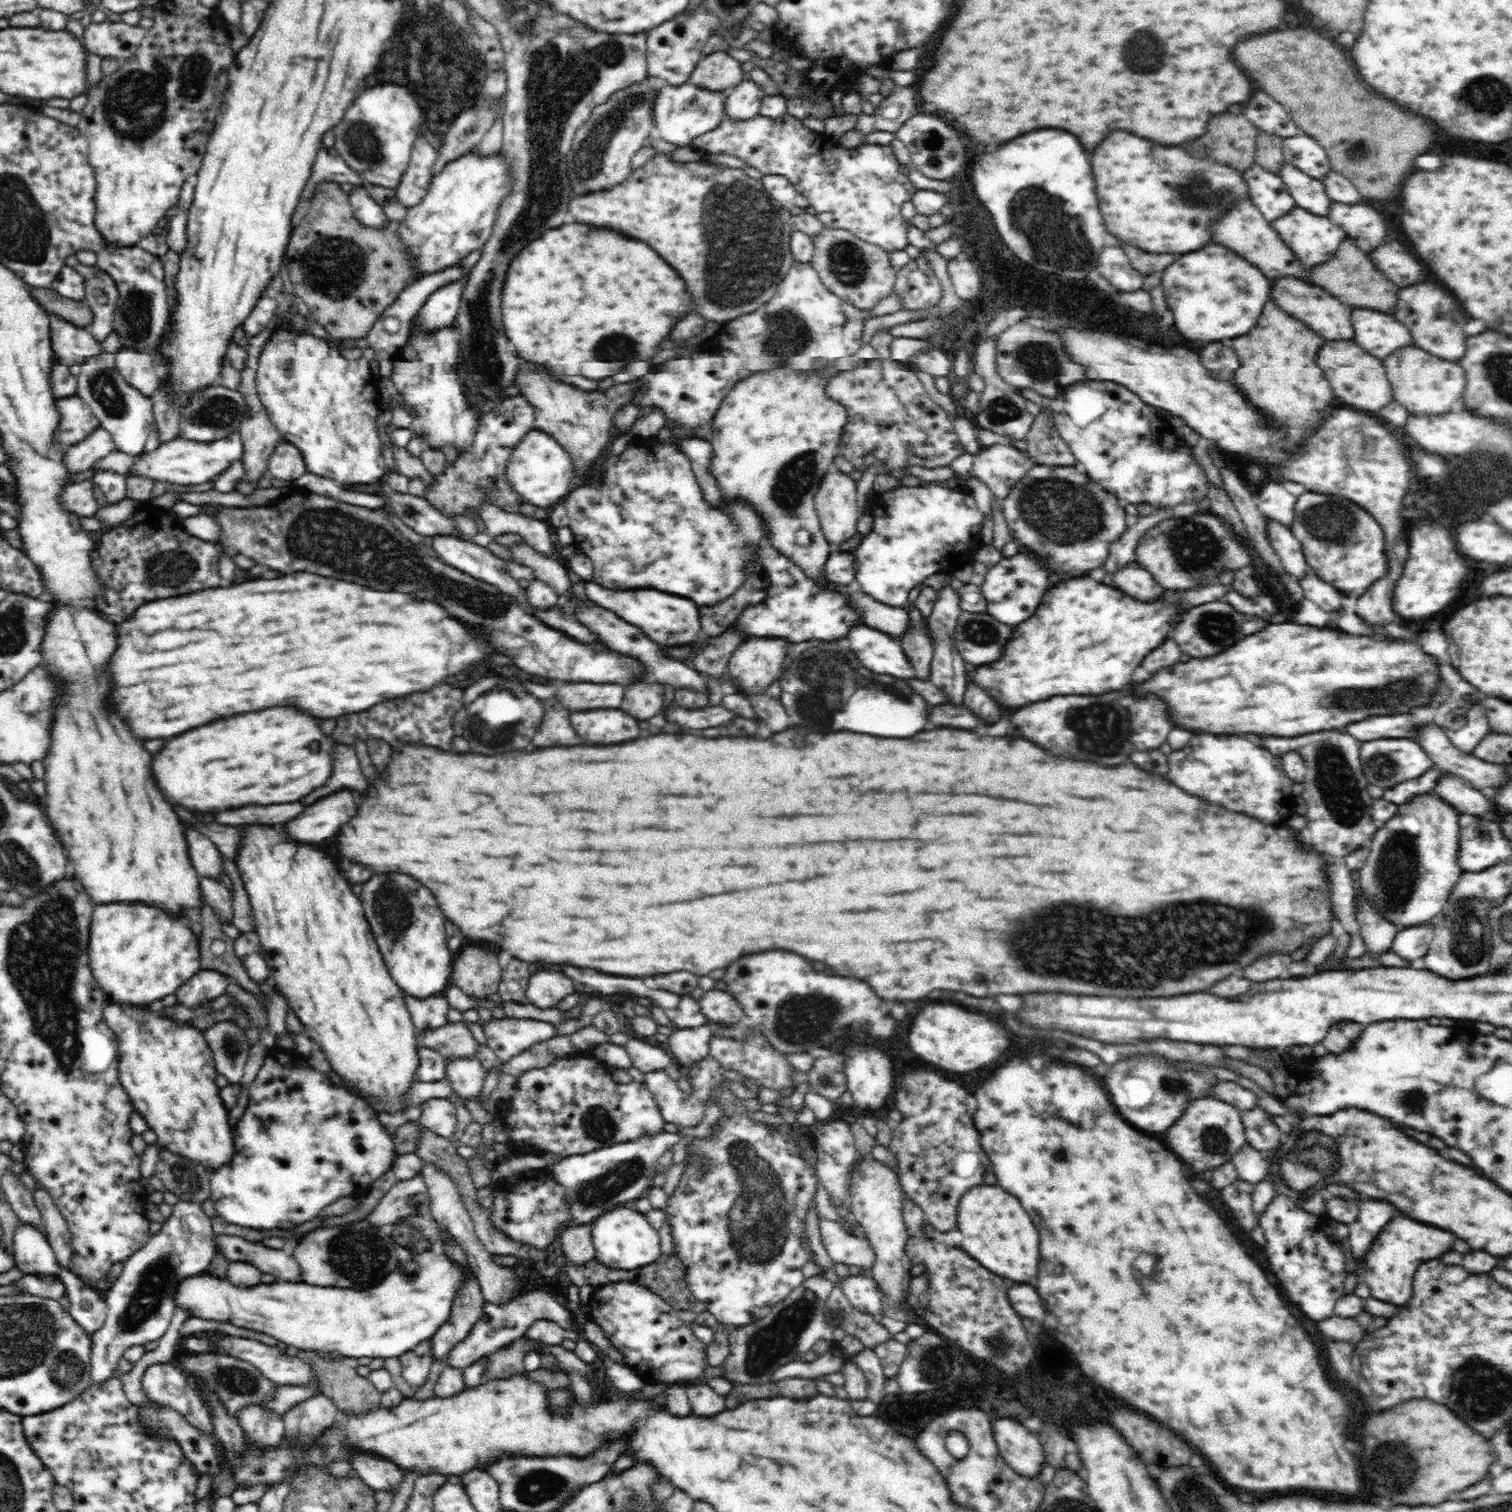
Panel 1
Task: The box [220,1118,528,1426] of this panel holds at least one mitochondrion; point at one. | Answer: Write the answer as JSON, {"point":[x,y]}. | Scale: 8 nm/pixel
{"point":[360,1257]}

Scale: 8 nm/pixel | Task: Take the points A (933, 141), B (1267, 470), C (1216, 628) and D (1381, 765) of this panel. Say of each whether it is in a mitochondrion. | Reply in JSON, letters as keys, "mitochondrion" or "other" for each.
{"A":"other","B":"other","C":"mitochondrion","D":"mitochondrion"}

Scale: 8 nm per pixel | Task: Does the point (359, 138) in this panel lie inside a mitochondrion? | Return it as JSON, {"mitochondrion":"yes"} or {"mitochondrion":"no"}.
{"mitochondrion":"yes"}

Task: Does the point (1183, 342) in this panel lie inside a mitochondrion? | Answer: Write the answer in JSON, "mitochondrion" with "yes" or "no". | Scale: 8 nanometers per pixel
{"mitochondrion":"no"}

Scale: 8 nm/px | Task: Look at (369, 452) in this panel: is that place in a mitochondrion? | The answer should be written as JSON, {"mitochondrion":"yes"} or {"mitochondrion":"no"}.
{"mitochondrion":"no"}

